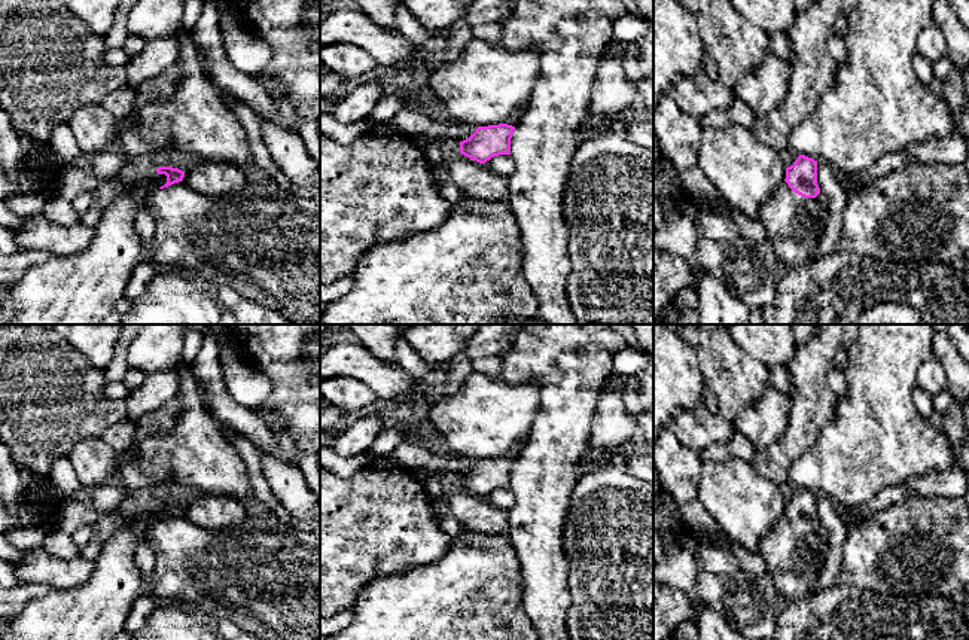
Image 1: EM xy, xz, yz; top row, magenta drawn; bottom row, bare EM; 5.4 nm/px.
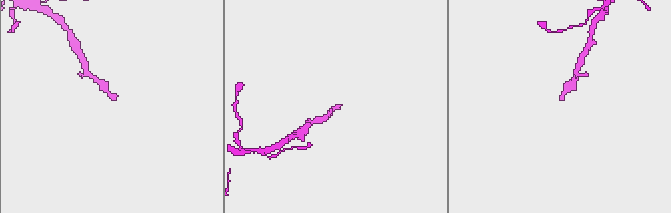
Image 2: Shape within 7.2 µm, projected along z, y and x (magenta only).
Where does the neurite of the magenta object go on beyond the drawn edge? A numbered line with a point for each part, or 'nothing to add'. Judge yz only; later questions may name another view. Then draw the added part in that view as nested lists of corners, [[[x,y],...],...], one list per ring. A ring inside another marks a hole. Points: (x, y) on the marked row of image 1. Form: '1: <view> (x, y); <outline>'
1: yz (794, 225); [[[781,183],[762,204],[761,223],[783,269],[813,260],[825,232],[828,205]]]

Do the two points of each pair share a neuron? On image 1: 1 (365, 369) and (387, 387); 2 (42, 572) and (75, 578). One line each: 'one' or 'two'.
1: one
2: one

